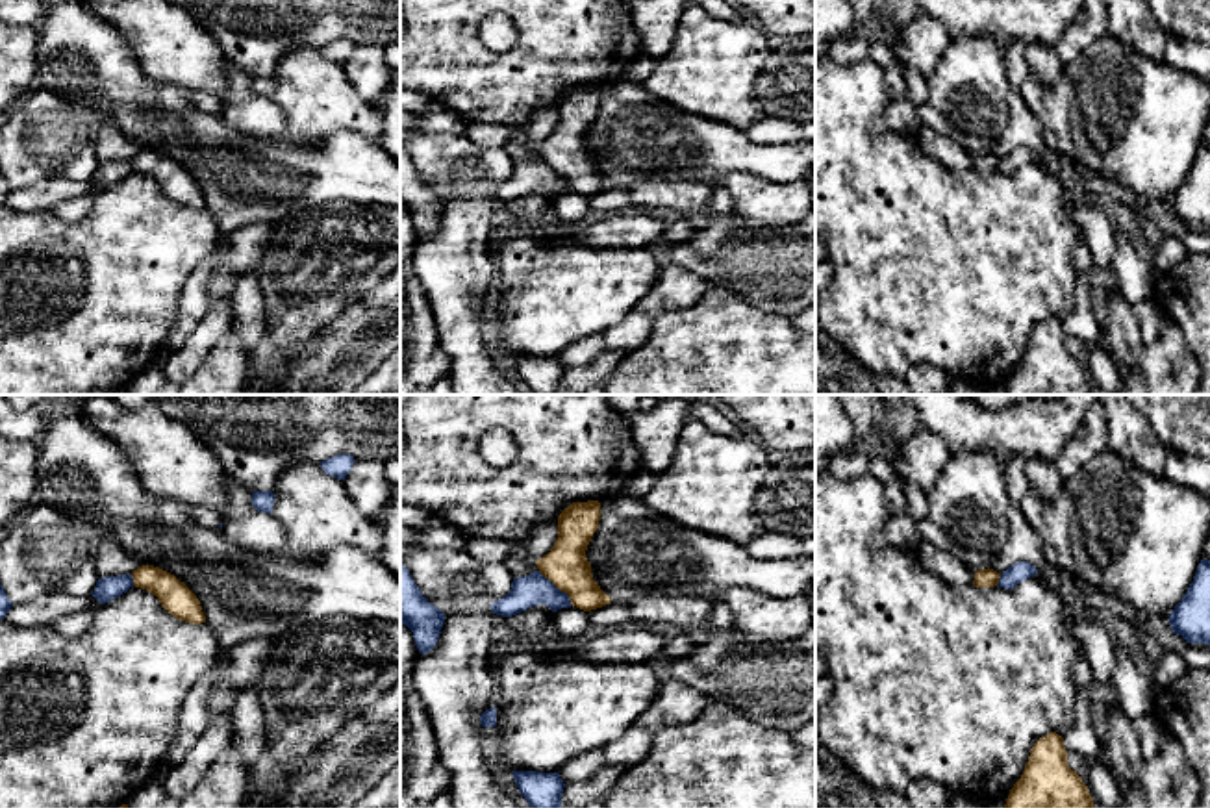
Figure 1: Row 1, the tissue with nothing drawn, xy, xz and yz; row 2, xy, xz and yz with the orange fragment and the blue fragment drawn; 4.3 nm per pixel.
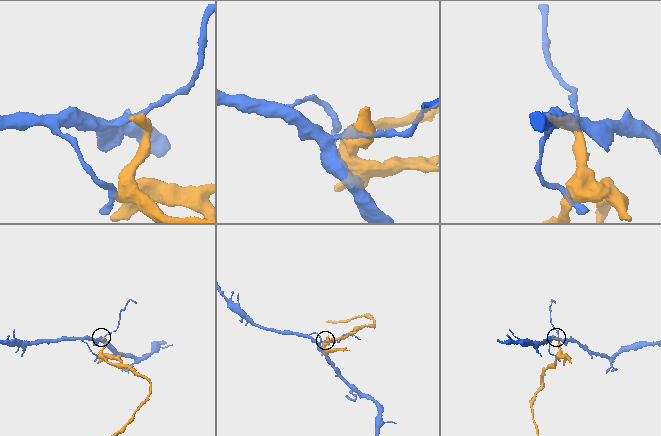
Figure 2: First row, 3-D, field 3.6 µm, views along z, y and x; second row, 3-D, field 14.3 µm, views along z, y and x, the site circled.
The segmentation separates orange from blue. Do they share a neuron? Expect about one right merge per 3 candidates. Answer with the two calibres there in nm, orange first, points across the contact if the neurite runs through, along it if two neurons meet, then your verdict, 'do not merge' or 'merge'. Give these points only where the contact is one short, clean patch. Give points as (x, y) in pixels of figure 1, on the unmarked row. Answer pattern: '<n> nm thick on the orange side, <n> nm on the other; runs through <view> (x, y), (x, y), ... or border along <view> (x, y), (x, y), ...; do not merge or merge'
190 nm thick on the orange side, 140 nm on the other; border along xz (538, 156), (562, 175), (573, 189); do not merge

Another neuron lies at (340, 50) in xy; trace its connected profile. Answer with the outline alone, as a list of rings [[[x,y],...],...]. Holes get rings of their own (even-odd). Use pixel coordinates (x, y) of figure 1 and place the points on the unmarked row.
[[[337,39],[334,43],[321,46],[321,52],[326,59],[345,65],[345,61],[350,57],[354,46],[356,44],[350,39]]]

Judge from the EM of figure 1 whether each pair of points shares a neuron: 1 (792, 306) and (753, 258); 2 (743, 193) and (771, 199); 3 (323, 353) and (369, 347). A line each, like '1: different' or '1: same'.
1: same
2: same
3: same

